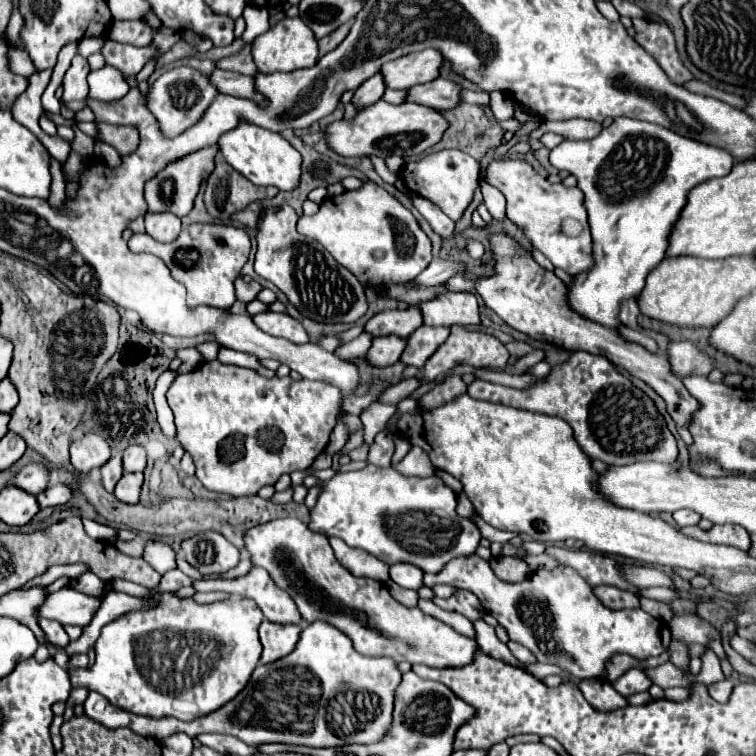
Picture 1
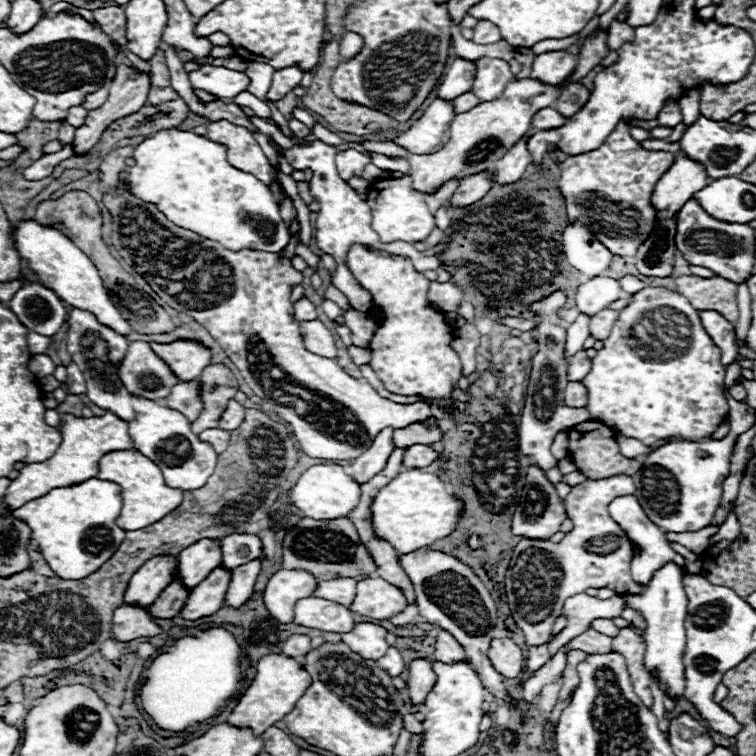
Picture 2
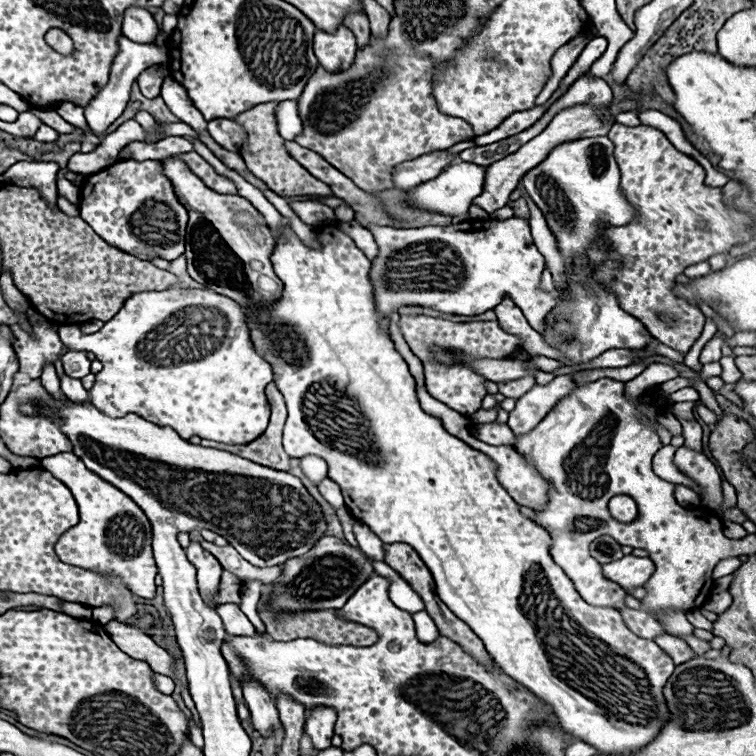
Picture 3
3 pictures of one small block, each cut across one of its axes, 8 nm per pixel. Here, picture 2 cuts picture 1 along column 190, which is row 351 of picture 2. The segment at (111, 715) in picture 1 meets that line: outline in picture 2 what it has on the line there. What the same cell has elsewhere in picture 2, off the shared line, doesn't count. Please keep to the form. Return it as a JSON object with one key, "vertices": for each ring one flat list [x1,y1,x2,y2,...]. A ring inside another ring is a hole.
{"vertices":[[698,310,698,314,700,314,704,330,708,332,712,342,722,352,720,362,724,362,724,366,728,366,736,358,736,340,734,340,734,326,732,326,732,322,728,322,716,310]]}

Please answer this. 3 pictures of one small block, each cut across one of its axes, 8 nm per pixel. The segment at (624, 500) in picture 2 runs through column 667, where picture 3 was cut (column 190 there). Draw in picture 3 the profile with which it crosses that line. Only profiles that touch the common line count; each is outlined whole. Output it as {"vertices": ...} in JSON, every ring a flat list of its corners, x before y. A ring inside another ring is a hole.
{"vertices":[[190,540,190,546,186,548,186,556,192,562,192,566,198,570,198,590,210,608,218,608,218,602,214,600,218,596,220,578,222,578,222,566,220,562,206,552,198,542]]}

